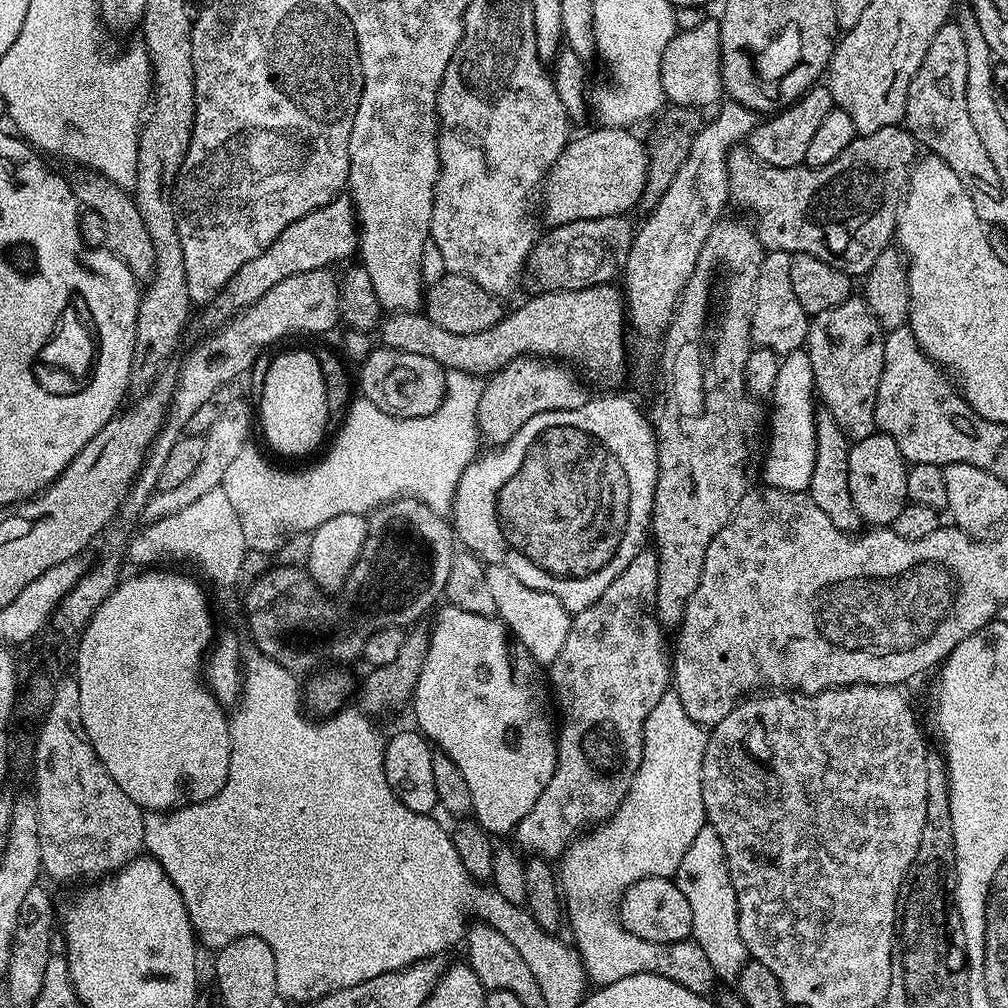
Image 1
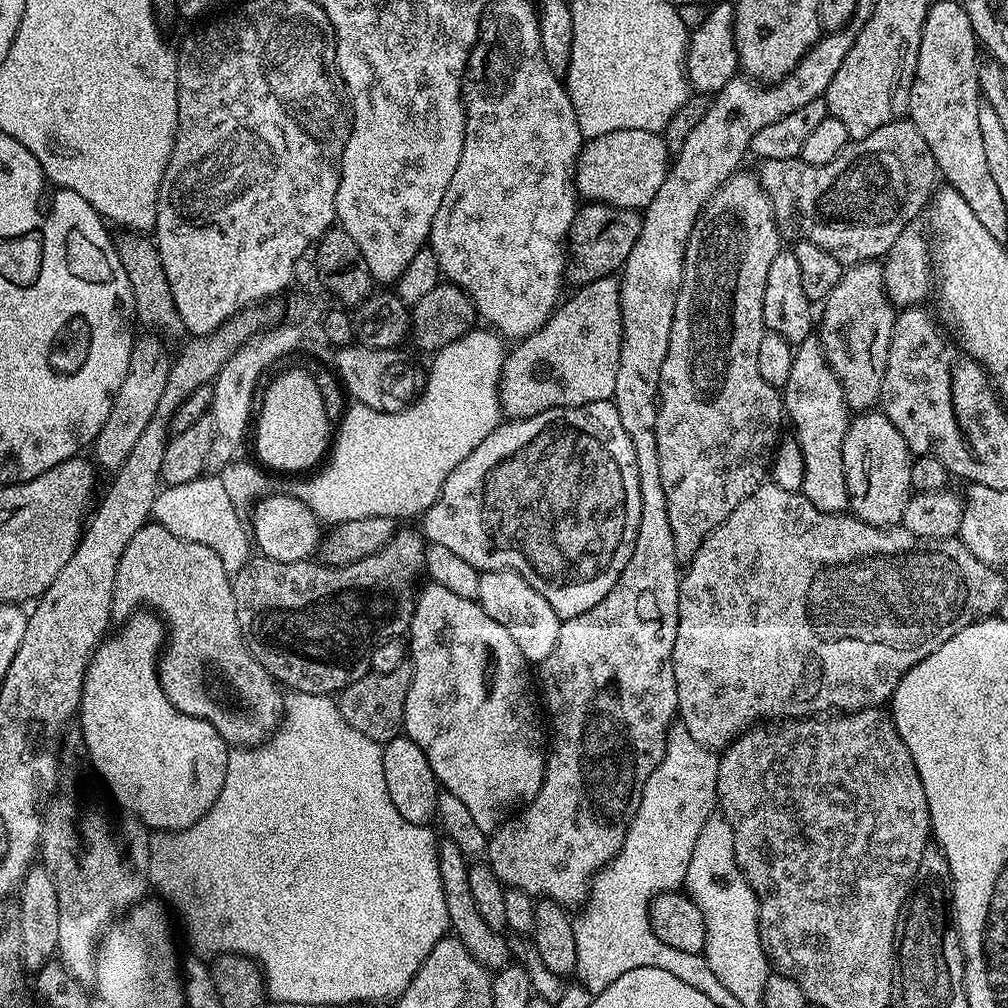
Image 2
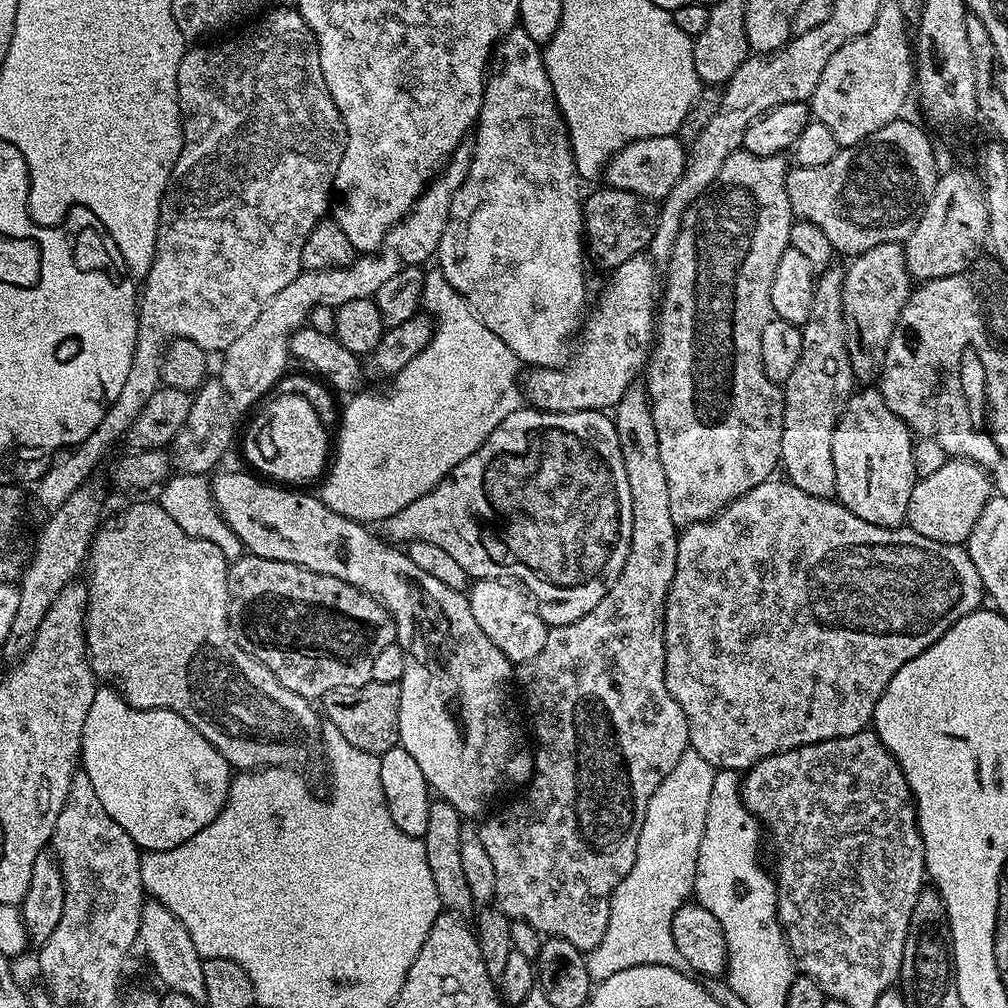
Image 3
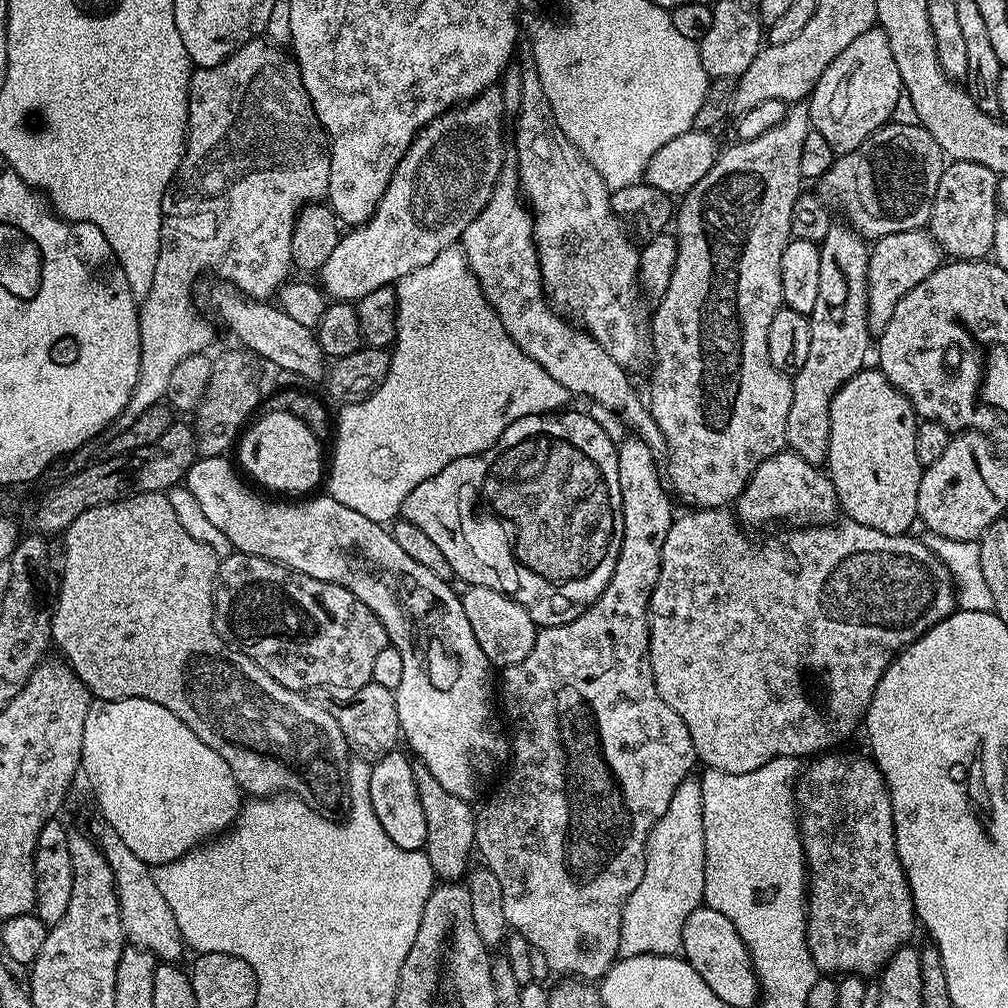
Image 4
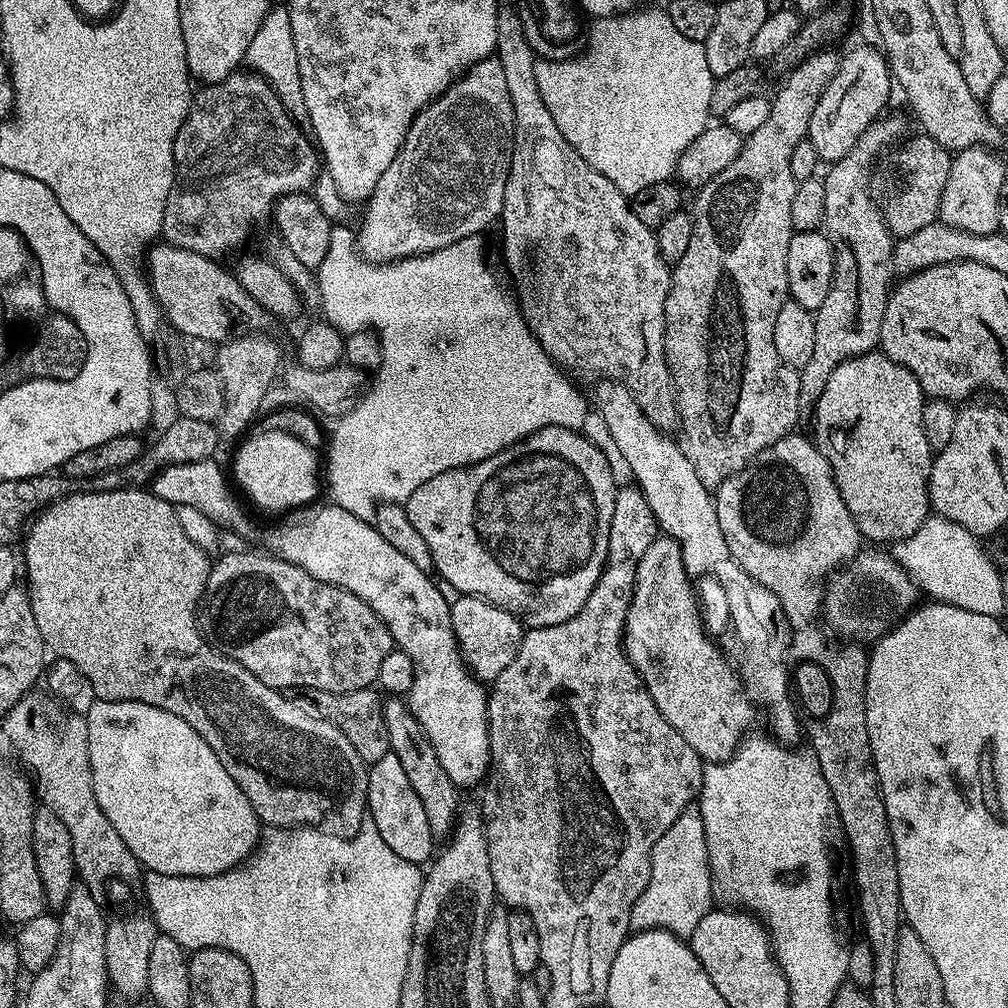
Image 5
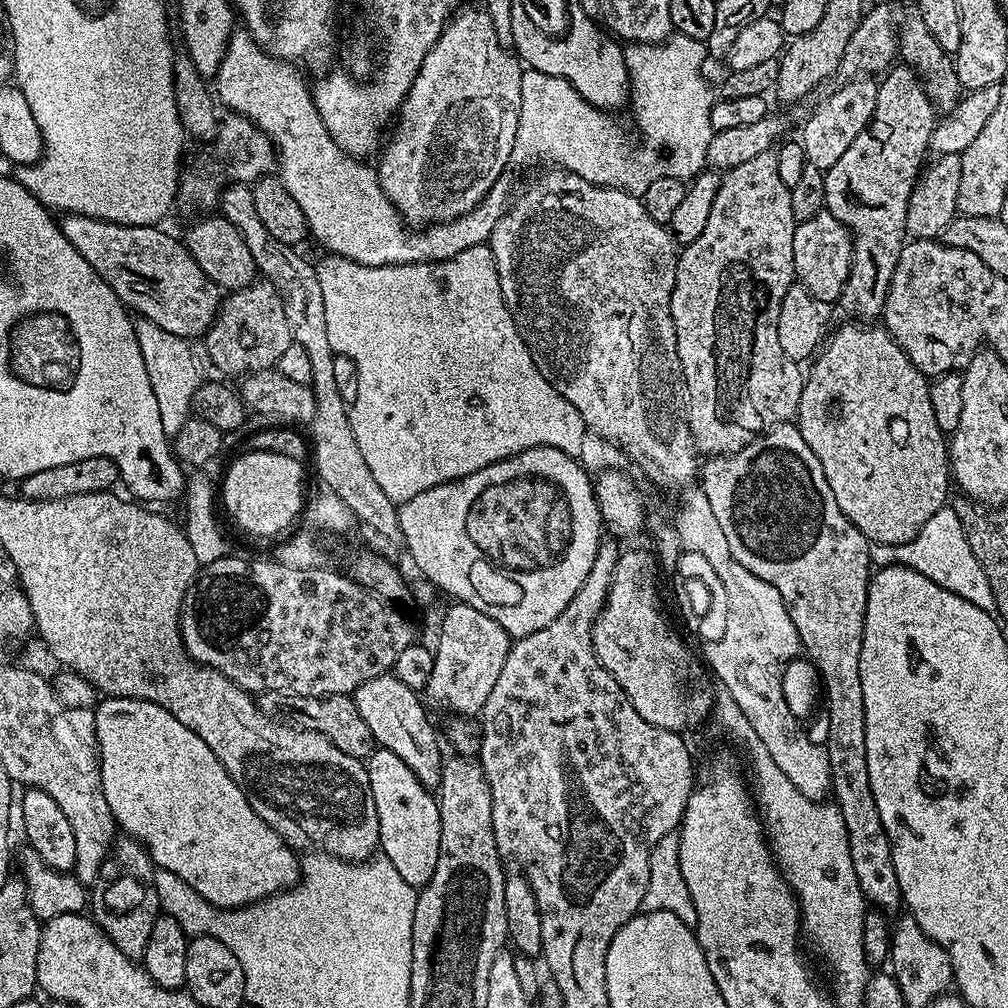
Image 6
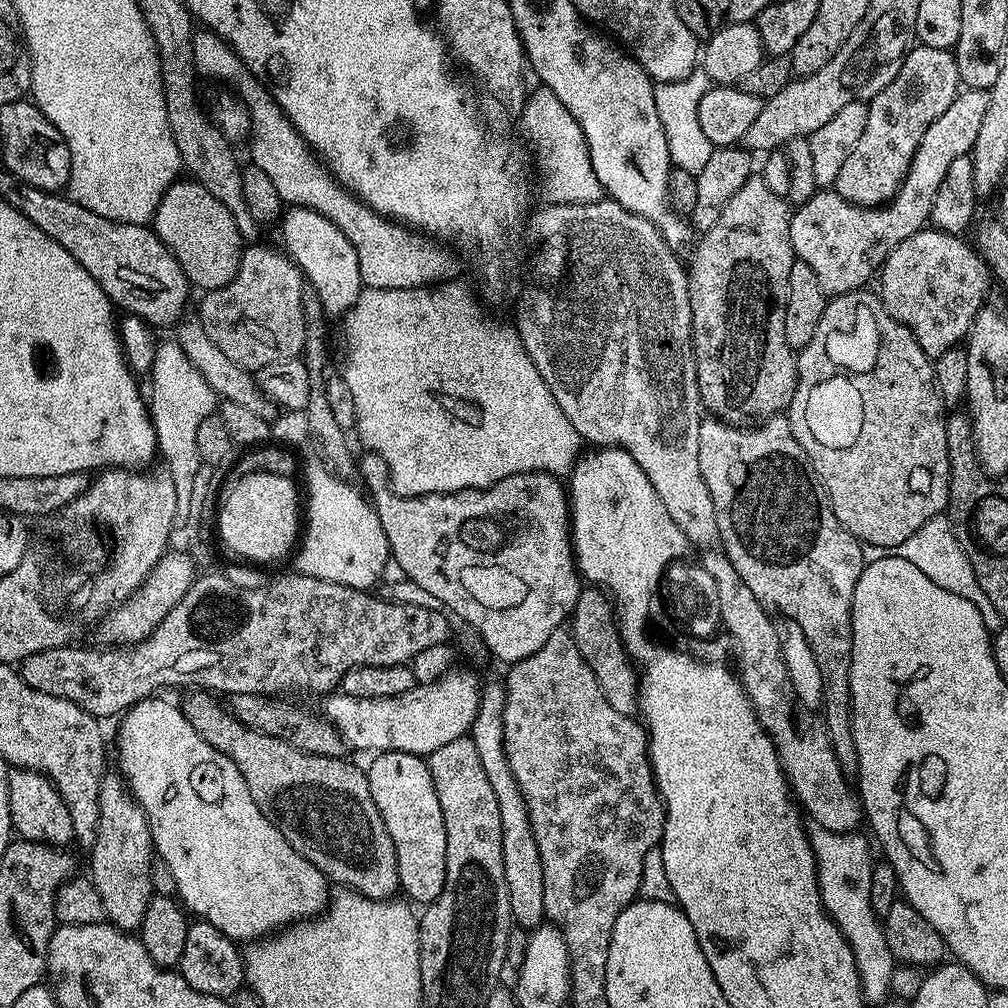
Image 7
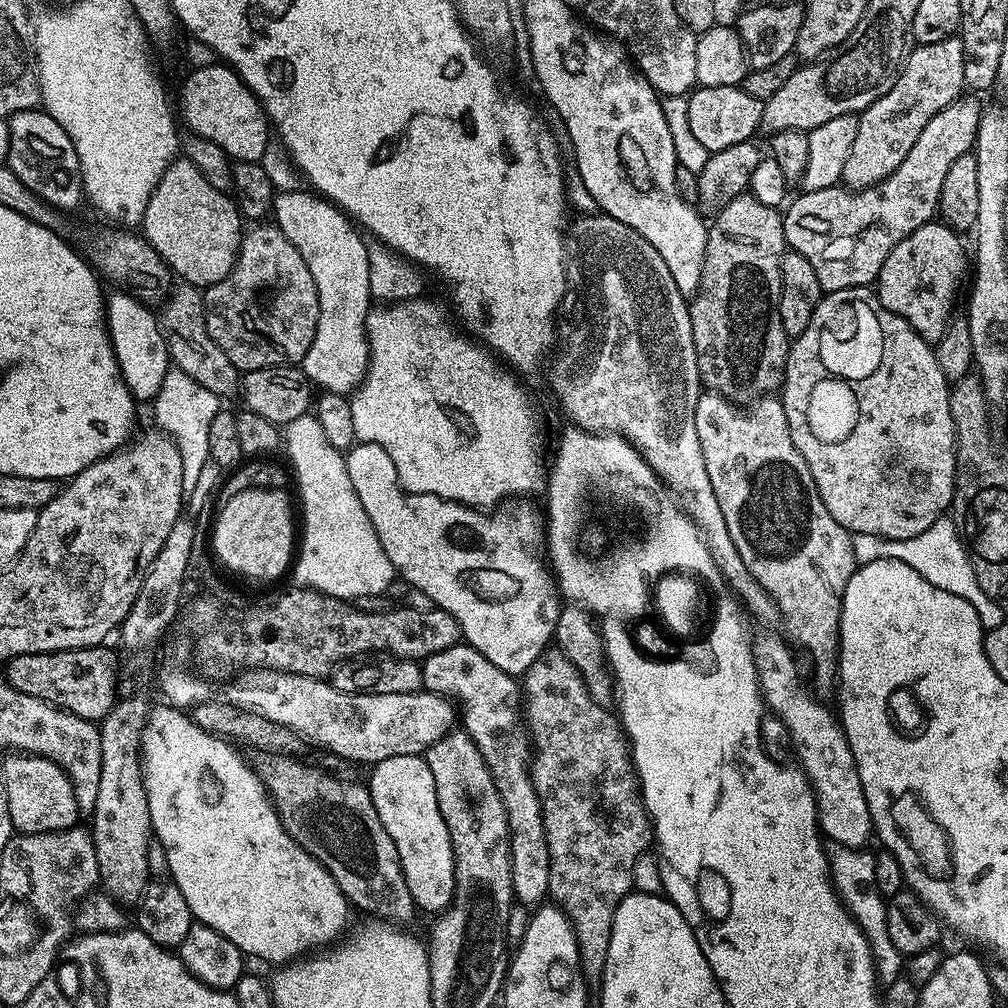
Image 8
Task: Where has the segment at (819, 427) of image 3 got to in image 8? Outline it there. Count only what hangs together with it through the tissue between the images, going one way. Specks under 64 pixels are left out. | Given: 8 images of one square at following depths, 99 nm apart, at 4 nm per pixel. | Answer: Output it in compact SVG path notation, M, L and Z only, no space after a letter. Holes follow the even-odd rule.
M959 35L946 38L940 44L922 44L913 47L907 53L903 68L900 69L900 77L894 82L894 86L878 102L874 102L865 112L859 113L858 134L854 138L854 147L851 148L846 158L846 170L842 170L842 181L853 190L862 188L875 188L879 180L885 180L910 154L910 146L918 134L922 134L922 126L934 118L950 102L957 100L965 91L964 87L964 47Z

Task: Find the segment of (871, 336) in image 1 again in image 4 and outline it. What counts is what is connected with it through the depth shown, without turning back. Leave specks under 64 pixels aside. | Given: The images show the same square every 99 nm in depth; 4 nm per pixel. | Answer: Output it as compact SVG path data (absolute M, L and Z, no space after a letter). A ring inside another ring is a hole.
M915 228L898 234L886 234L871 245L868 254L868 330L879 334L886 330L886 322L894 315L894 306L918 282L922 282L942 263L942 253L927 231Z

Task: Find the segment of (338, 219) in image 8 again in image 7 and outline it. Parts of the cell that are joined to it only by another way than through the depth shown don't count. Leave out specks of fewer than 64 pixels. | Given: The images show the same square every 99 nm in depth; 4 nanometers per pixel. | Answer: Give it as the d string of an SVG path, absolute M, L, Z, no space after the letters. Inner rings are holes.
M289 207L283 213L278 227L284 239L283 251L295 260L303 272L305 281L324 307L325 317L343 317L344 313L352 309L364 288L358 268L358 254L354 254L350 238L346 238L346 234L342 234L342 230L338 230L330 218L322 218L322 214L309 208Z

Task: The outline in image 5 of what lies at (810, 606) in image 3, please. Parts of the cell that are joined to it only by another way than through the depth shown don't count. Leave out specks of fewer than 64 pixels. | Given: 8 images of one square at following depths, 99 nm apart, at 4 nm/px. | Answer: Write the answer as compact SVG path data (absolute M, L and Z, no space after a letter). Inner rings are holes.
M657 535L636 567L632 601L624 623L624 653L644 679L646 690L662 718L666 718L666 722L670 722L670 726L674 726L674 730L694 746L701 760L729 760L745 735L744 719L748 716L750 704L738 683L733 665L724 661L719 646L704 633L700 608L692 597L692 584L688 579L690 573L682 562L680 543L671 536ZM861 550L856 553L855 558L848 561L845 567L839 569L827 581L824 590L822 616L826 624L826 619L828 619L829 625L827 624L827 627L833 633L836 631L840 636L849 636L852 639L849 641L864 642L860 640L868 640L867 642L875 642L880 637L885 636L891 630L893 624L917 607L916 594L918 596L918 587L915 581L908 577L907 570L887 551L867 552L867 550Z

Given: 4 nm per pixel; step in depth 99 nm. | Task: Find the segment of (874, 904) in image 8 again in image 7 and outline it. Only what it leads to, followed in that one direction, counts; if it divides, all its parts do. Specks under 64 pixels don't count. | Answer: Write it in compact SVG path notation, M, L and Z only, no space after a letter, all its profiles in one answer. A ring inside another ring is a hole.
M812 824L807 829L808 841L816 859L816 877L820 887L820 897L828 915L836 921L846 942L856 956L856 966L860 971L860 983L864 989L865 1005L884 1005L890 998L892 987L890 978L898 966L897 960L886 946L884 925L870 906L870 878L874 857L868 849L867 835L856 832L835 832Z

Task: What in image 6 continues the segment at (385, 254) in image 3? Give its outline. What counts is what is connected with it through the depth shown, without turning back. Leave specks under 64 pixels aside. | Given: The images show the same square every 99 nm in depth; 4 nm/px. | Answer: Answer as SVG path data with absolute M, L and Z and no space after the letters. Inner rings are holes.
M461 7L453 15L452 19L445 24L438 42L428 52L420 73L414 78L412 89L408 92L408 97L404 99L400 106L398 119L395 121L396 133L392 136L392 141L383 149L384 157L378 163L378 175L380 185L390 198L390 202L400 212L404 223L416 230L423 230L433 224L445 224L451 220L457 220L465 216L470 210L474 210L486 198L486 194L494 182L498 182L505 175L508 163L514 160L516 151L516 135L518 134L518 118L522 110L522 64L519 59L502 42L498 42L498 34L494 32L494 22L490 22L490 14L484 11L483 7L476 8Z

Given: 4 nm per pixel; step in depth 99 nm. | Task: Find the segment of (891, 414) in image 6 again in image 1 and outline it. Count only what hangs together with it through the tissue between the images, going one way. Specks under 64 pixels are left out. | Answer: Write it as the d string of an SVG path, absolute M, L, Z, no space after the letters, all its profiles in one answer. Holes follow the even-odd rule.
M877 430L870 438L855 441L848 450L848 481L850 498L858 510L861 521L868 526L891 526L894 518L910 502L906 490L909 465L906 463L894 438Z

